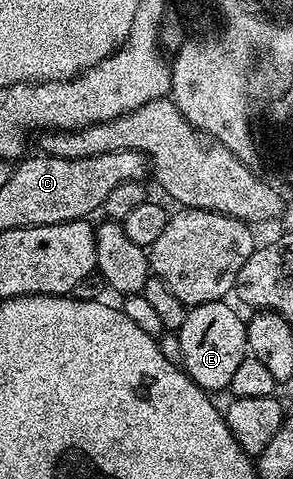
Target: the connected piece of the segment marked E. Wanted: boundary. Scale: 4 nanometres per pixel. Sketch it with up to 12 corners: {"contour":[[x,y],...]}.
{"contour":[[222,300],[176,329],[181,367],[206,392],[229,389],[248,355],[246,320]]}

